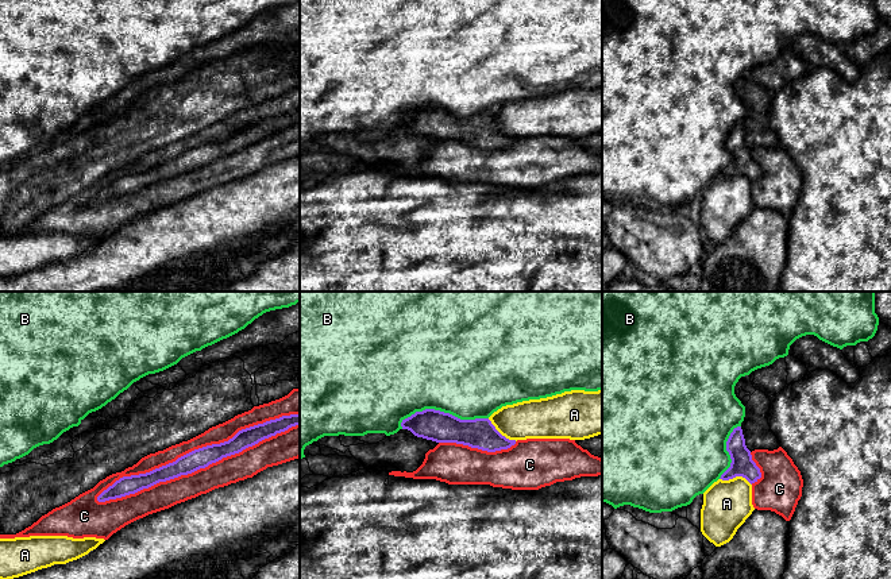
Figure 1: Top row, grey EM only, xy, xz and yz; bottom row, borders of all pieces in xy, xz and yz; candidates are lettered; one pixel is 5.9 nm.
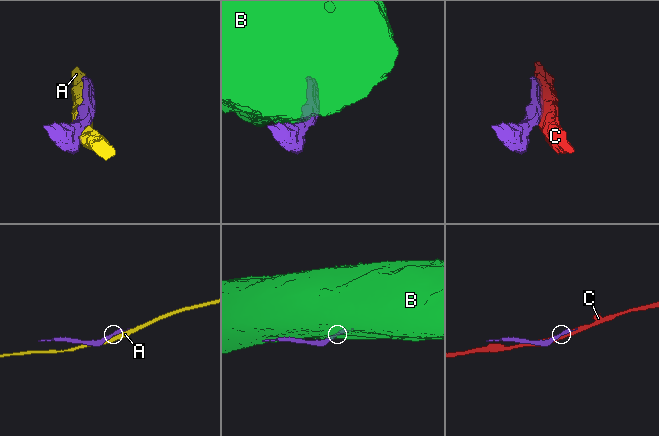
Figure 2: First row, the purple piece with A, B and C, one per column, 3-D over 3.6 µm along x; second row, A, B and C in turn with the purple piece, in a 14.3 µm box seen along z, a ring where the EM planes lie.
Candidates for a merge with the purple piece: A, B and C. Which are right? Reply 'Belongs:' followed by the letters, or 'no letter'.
Belongs: no letter

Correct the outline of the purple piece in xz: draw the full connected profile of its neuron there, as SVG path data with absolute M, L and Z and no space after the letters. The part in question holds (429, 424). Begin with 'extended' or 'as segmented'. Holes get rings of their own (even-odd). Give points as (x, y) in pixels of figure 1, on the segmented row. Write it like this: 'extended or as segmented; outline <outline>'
as segmented; outline M435 409L416 412L402 420L402 429L436 443L456 443L487 452L508 449L516 444L502 436L489 418L460 420Z

